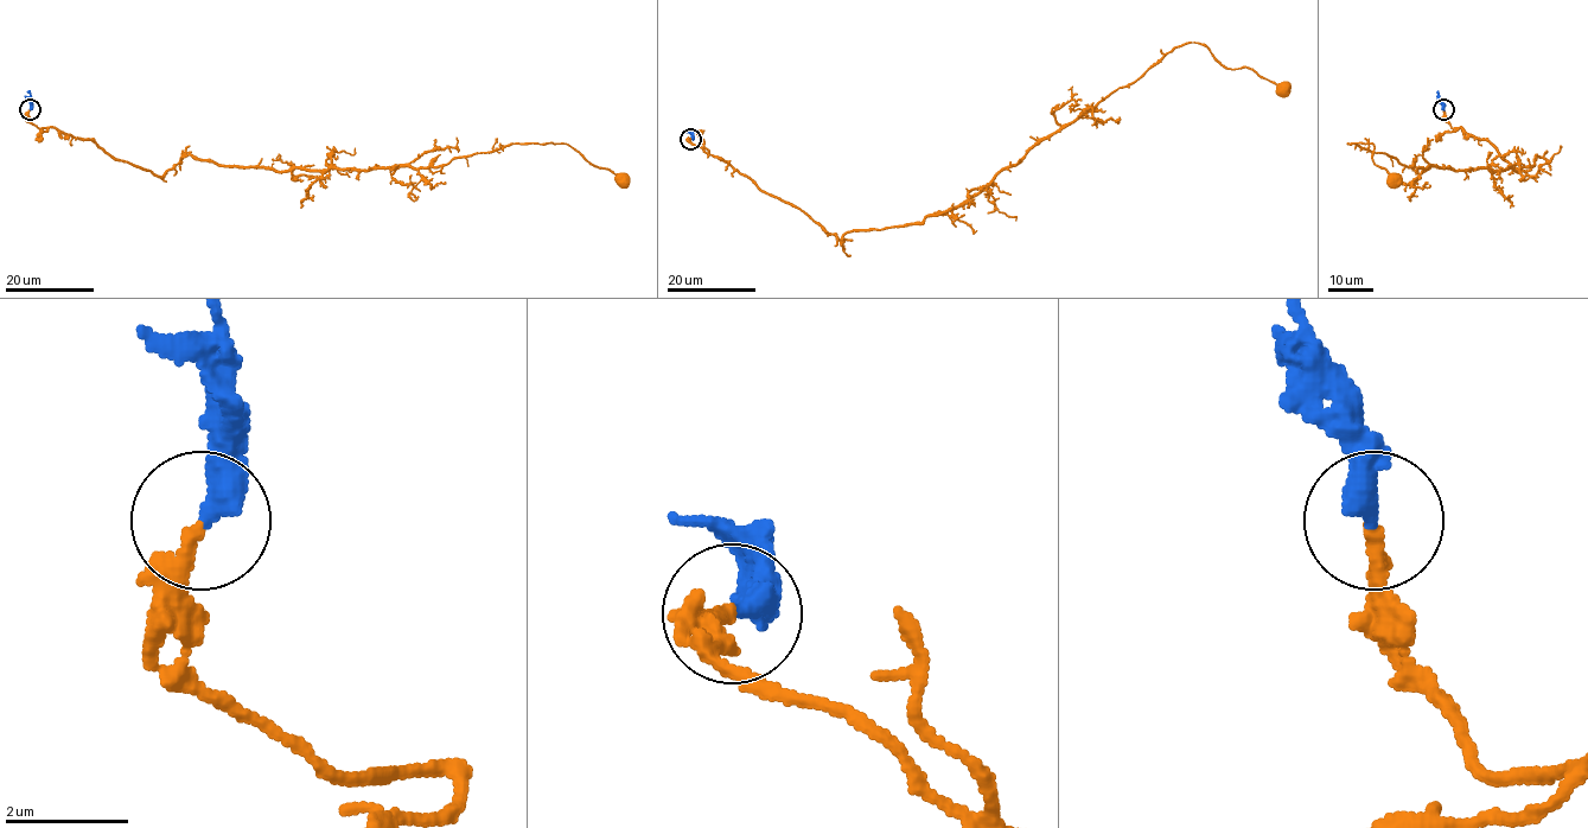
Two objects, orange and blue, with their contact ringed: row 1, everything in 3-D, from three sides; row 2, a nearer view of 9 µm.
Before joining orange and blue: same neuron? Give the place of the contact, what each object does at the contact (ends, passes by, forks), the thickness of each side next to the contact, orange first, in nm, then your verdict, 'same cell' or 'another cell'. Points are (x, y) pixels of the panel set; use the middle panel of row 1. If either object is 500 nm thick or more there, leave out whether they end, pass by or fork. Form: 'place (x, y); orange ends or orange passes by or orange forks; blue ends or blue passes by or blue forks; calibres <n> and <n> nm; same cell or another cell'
place (690, 139); orange passes by; blue ends; calibres 170 and 440 nm; same cell

